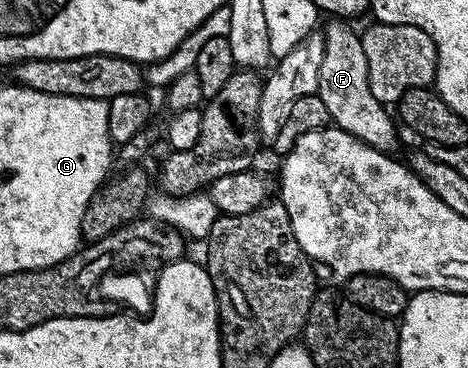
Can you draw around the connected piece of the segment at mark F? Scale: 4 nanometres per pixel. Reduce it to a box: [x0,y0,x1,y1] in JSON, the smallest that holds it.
[317,19,397,152]

